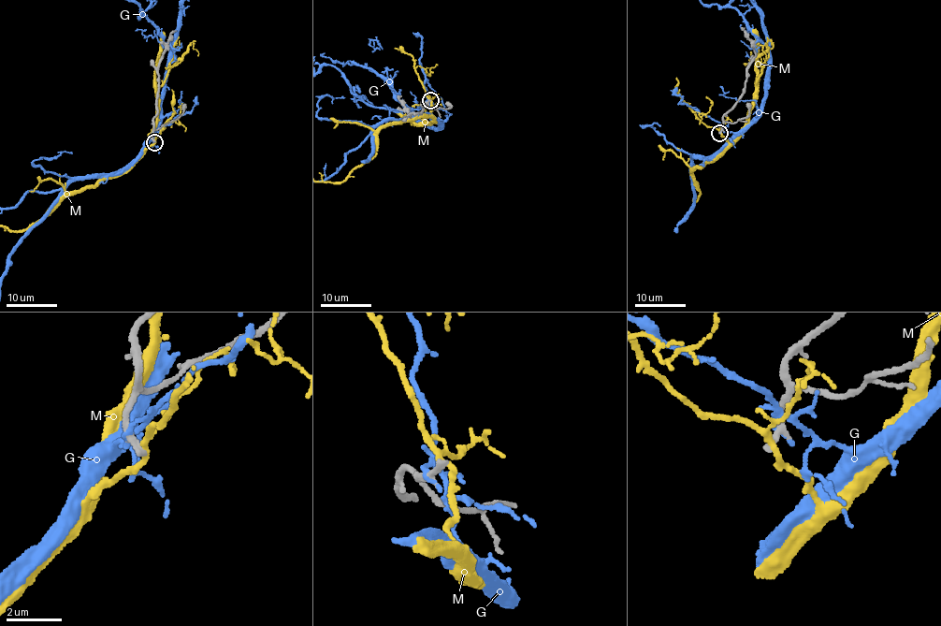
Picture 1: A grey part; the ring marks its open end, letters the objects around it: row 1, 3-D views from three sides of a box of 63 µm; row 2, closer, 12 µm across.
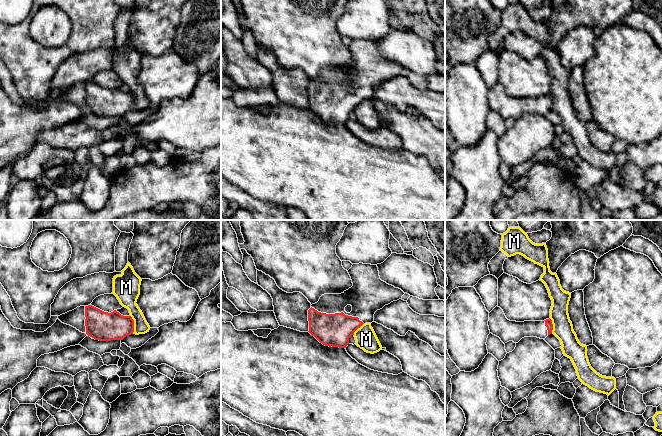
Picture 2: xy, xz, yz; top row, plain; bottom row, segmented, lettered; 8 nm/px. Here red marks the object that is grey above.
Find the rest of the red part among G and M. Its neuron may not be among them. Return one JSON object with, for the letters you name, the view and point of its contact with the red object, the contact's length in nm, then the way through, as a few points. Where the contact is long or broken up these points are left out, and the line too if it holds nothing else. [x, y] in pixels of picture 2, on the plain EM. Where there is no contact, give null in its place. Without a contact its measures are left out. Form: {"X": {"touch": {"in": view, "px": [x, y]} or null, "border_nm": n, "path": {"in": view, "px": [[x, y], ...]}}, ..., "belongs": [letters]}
{"belongs": []}

